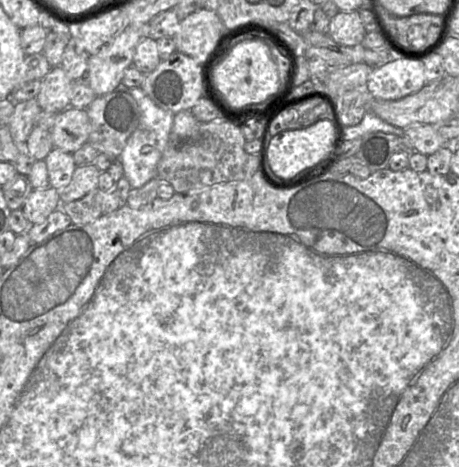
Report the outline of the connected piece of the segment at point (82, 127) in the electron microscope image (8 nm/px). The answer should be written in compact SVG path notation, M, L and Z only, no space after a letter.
M68 107L59 112L51 129L54 147L74 153L88 141L90 123L86 109Z

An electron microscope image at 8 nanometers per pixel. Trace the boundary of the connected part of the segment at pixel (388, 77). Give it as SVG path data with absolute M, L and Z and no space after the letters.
M392 57L373 67L366 89L374 98L398 100L418 92L426 84L424 61Z

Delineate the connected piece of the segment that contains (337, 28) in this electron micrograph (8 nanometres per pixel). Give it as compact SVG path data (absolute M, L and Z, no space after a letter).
M340 11L330 19L328 35L339 44L345 46L361 44L366 33L358 11Z

